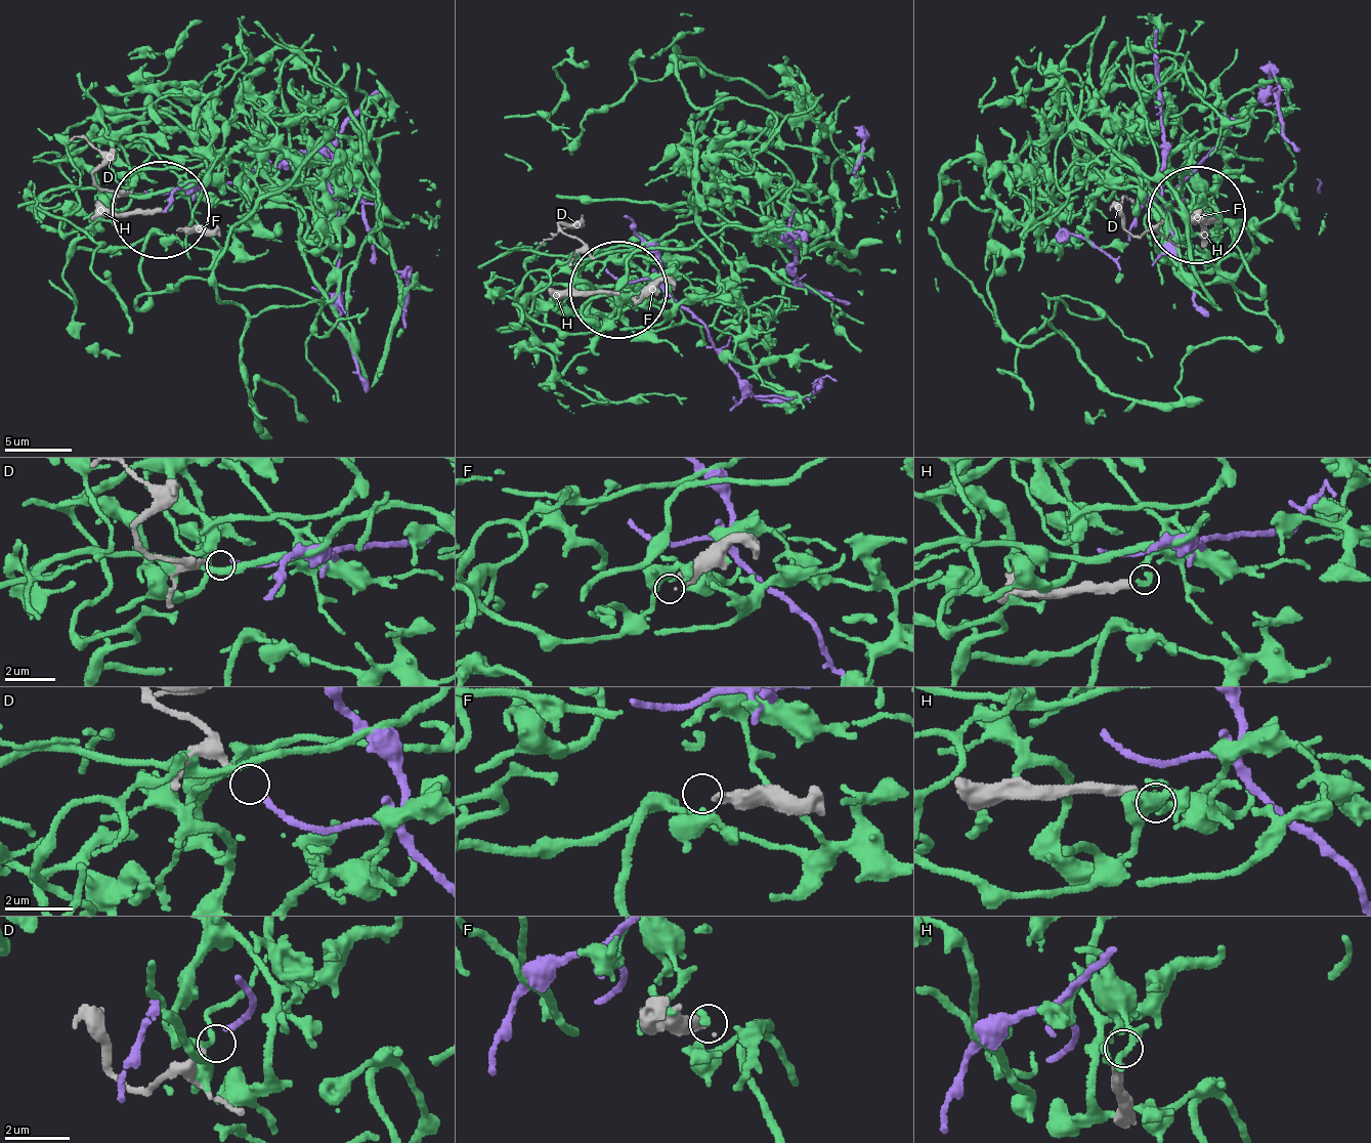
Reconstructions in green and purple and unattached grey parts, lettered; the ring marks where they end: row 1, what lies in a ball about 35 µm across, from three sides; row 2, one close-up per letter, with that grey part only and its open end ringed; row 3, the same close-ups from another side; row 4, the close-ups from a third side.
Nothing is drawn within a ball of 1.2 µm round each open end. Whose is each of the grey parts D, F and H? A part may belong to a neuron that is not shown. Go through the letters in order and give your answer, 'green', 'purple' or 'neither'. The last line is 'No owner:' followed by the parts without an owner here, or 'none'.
D: purple
F: neither
H: neither
No owner: F, H

